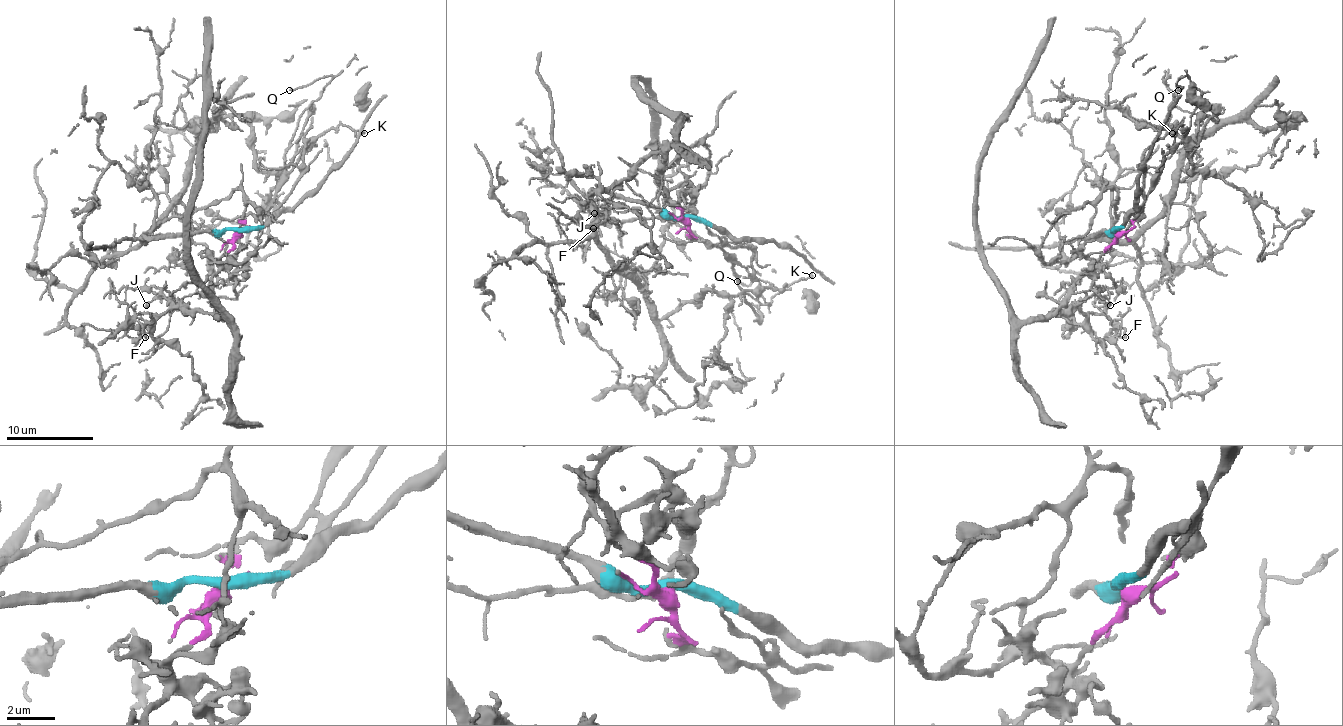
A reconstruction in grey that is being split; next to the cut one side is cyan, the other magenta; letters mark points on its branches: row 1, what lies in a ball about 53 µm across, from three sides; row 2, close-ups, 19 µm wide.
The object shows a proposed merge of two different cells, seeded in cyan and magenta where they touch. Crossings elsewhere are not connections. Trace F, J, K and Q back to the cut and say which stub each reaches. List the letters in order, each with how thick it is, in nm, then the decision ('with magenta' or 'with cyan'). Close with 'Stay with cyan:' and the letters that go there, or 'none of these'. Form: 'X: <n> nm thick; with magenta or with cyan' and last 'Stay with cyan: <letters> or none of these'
F: 150 nm thick; with magenta
J: 130 nm thick; with magenta
K: 120 nm thick; with cyan
Q: 150 nm thick; with magenta
Stay with cyan: K

